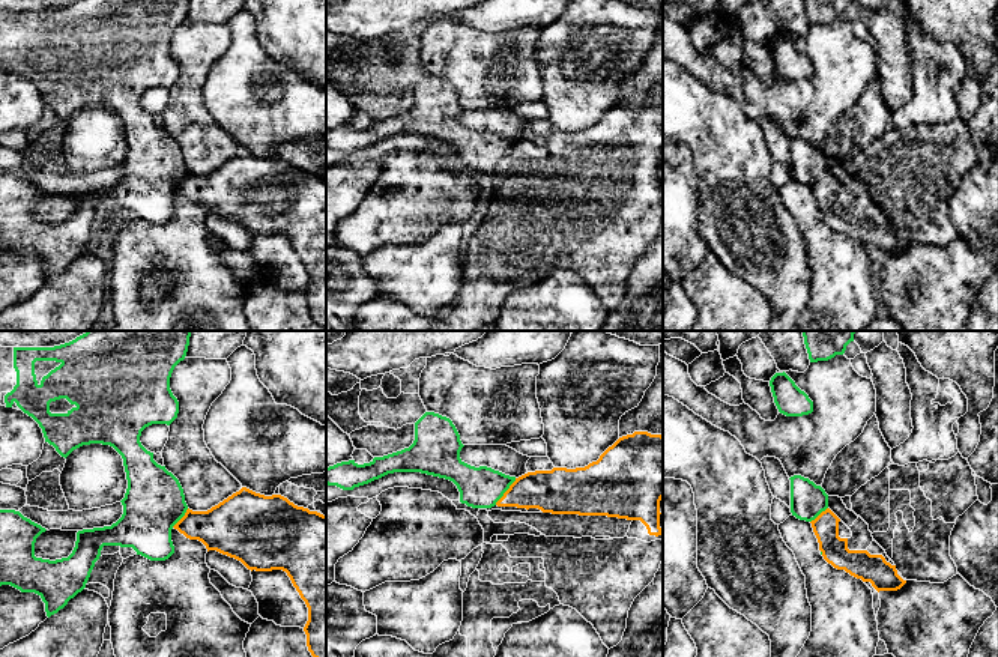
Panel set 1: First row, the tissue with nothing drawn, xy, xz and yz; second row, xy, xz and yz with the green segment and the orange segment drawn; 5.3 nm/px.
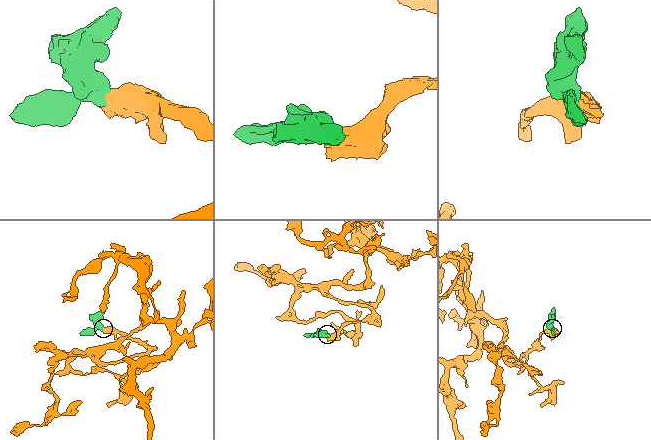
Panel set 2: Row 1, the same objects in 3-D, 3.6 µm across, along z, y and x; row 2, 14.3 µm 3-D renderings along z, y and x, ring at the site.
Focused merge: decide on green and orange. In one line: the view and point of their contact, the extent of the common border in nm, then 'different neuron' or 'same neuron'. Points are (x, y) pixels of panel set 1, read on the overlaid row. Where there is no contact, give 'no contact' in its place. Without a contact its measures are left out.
meets green in xz at (505, 490); contact 180 nm long; different neuron

